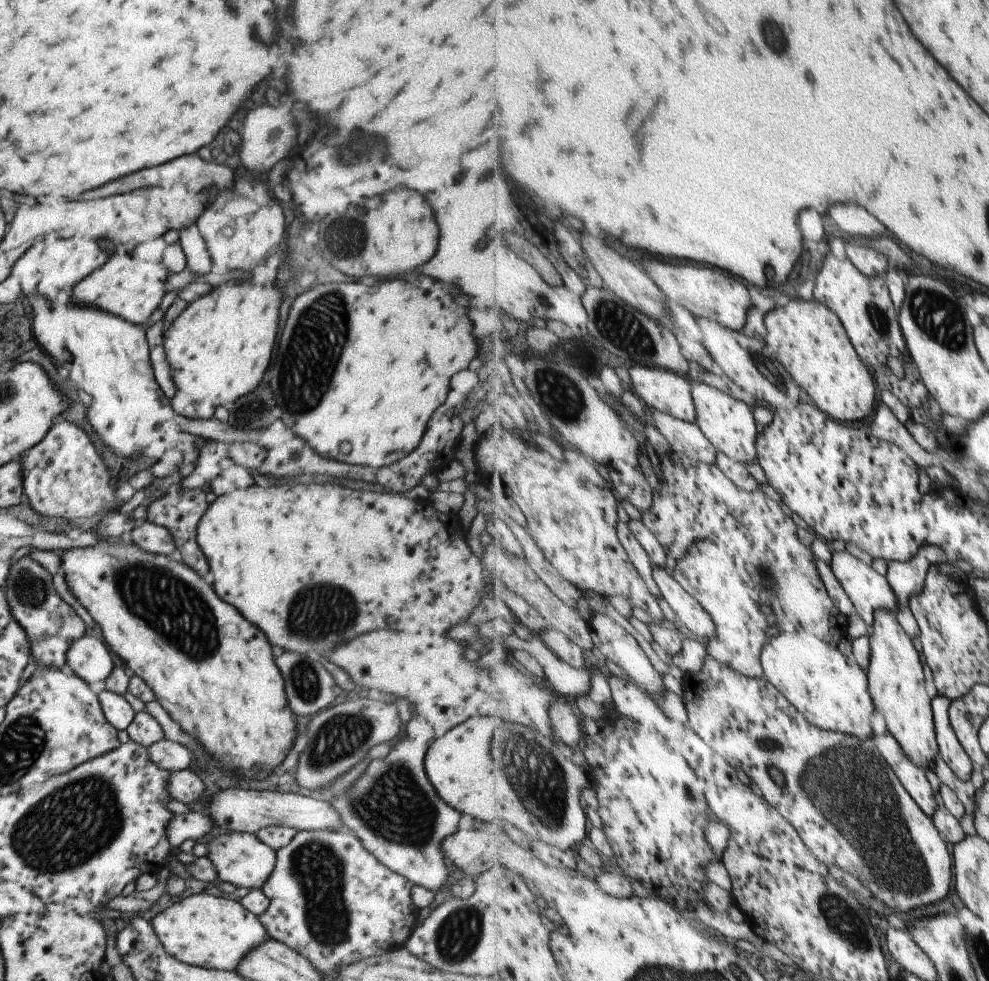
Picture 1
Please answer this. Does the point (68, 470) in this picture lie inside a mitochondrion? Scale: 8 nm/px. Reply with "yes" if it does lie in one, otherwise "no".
no

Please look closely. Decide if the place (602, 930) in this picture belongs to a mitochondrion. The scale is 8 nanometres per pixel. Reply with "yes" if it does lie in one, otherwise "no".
no

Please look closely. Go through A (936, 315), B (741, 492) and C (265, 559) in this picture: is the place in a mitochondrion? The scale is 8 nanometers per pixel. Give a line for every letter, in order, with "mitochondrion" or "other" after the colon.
A: mitochondrion
B: other
C: other

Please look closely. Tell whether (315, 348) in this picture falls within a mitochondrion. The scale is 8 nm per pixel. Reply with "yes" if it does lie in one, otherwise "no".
yes

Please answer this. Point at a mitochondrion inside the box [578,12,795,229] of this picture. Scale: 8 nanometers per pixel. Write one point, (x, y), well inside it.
(775, 38)

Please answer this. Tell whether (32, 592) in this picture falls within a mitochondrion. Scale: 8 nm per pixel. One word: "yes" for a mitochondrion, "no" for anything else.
yes

